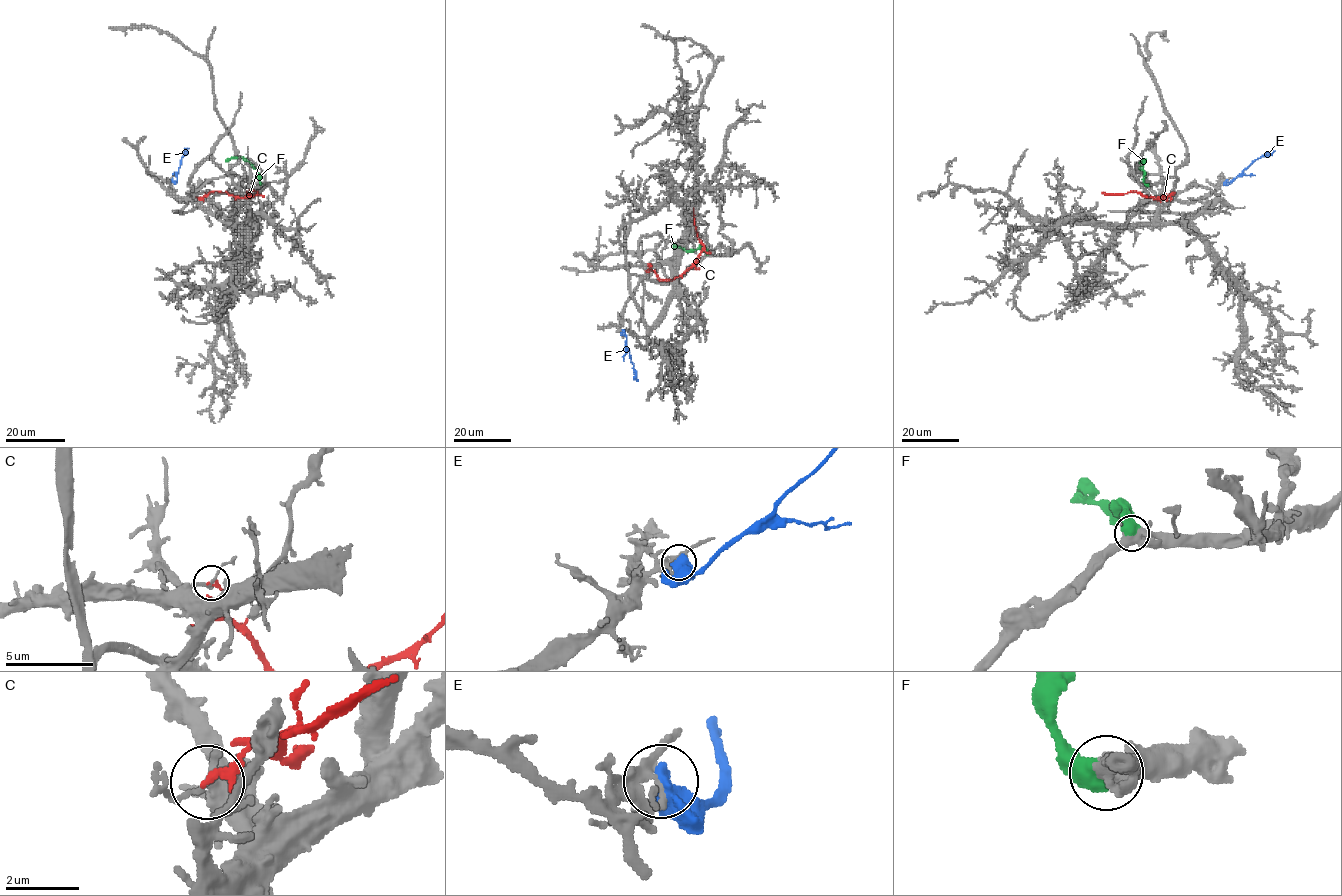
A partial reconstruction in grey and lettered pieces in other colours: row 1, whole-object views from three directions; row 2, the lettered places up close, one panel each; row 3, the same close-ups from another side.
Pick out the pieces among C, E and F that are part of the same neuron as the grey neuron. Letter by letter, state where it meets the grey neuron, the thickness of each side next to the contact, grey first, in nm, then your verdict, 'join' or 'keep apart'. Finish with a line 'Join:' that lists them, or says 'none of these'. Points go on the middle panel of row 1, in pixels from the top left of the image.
C: meets grey at (649, 264); 180 nm thick on the grey side, 110 nm on the other; keep apart
E: meets grey at (621, 332); 190 nm thick on the grey side, 650 nm on the other; keep apart
F: meets grey at (707, 254); 460 nm thick on the grey side, 750 nm on the other; join
Join: F

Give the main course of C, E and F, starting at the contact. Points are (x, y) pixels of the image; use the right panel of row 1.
C: (1158, 201), (1173, 192), (1171, 196), (1149, 197), (1135, 192), (1101, 192)
E: (1226, 181), (1231, 182), (1254, 160), (1274, 150)
F: (1148, 185), (1143, 181), (1145, 159), (1139, 163)

